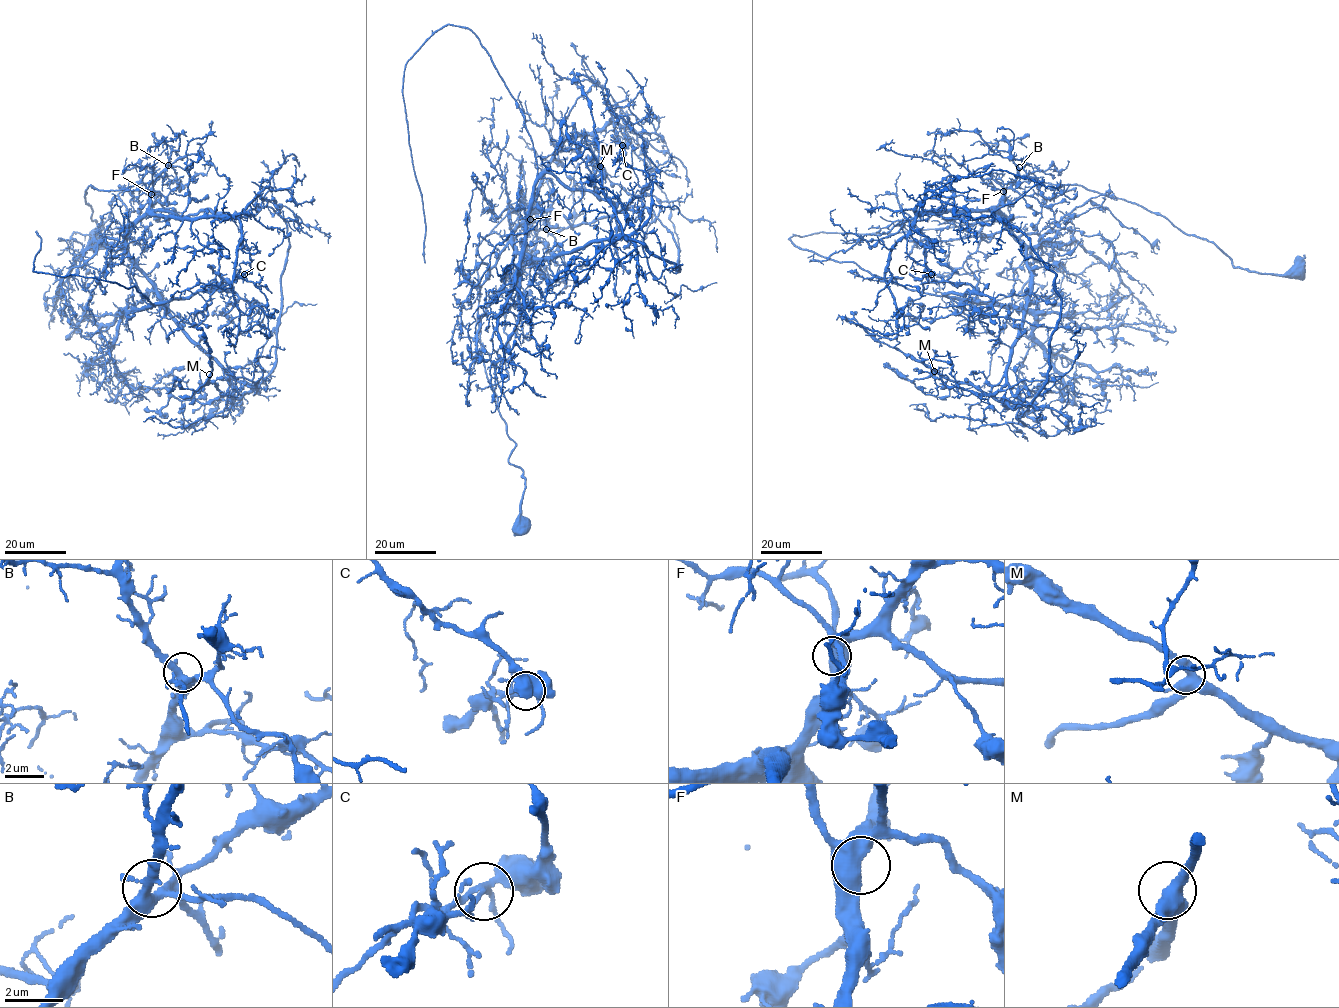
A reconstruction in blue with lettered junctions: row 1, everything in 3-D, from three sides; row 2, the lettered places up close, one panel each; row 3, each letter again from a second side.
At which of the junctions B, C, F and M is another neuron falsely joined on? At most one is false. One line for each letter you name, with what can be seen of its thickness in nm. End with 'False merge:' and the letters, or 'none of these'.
C: calibre 190 nm
False merge: C

